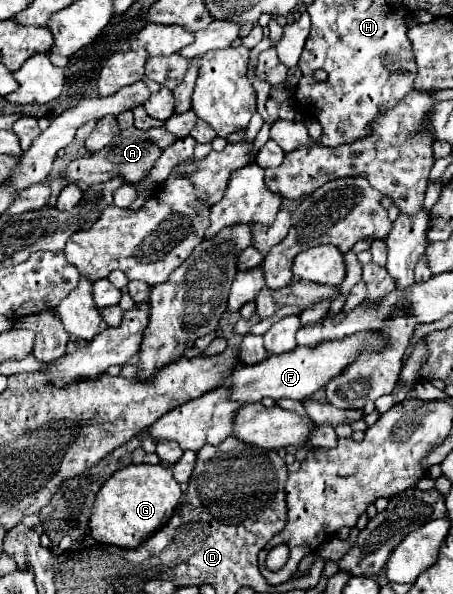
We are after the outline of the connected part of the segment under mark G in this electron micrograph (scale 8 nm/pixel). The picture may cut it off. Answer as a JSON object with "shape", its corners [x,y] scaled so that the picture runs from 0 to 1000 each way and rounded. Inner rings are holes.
{"shape":[[[280,783],[249,796],[214,830],[214,843],[201,864],[201,897],[214,911],[298,924],[355,891],[382,867],[400,840],[400,820],[386,810],[377,786],[369,783]]]}

